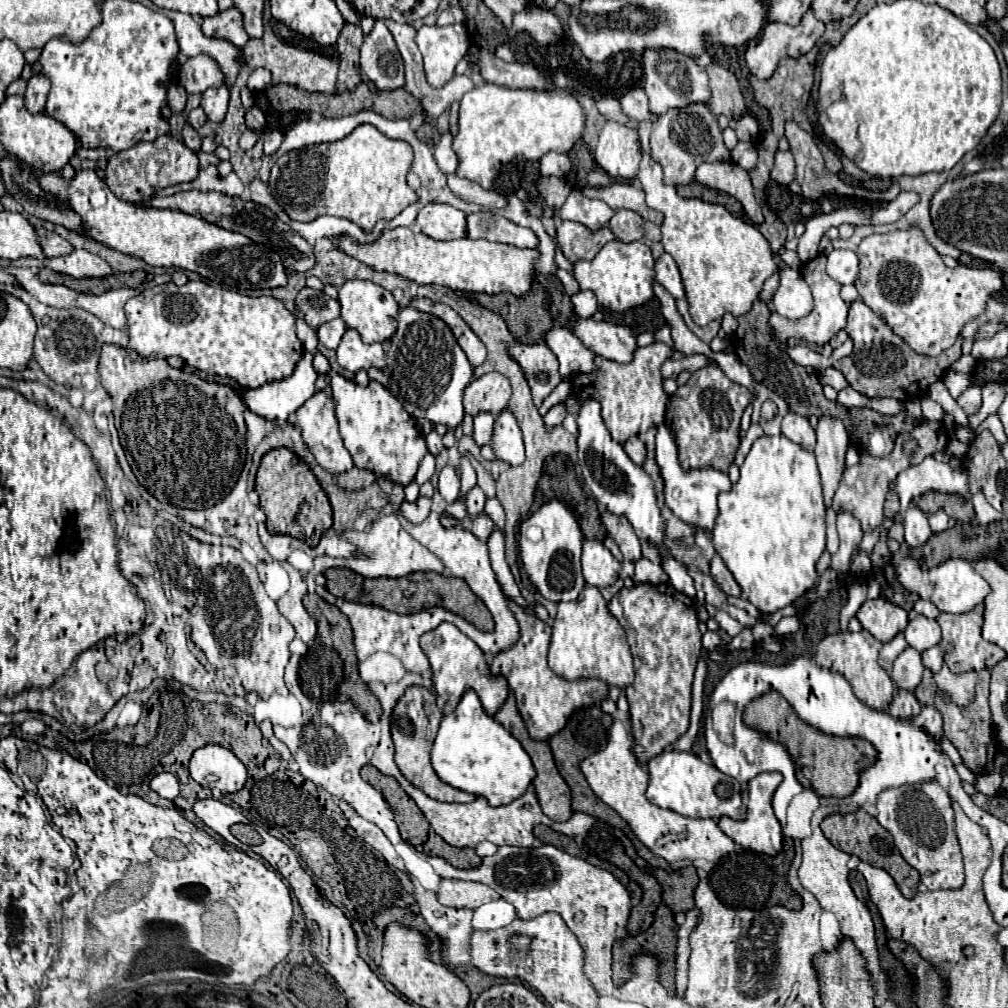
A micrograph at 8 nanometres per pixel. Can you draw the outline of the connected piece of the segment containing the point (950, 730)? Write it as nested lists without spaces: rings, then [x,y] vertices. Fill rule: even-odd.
[[[925,669],[923,673],[923,681],[917,685],[915,689],[915,697],[921,705],[933,705],[935,709],[939,709],[939,713],[943,715],[943,731],[945,737],[957,747],[957,751],[963,757],[963,763],[971,769],[971,771],[981,771],[987,763],[987,745],[993,741],[993,727],[991,727],[991,713],[989,713],[989,671],[981,669],[979,677],[977,677],[977,693],[975,699],[967,705],[967,707],[957,707],[947,693],[939,691],[939,687],[933,681],[933,673],[929,669]]]

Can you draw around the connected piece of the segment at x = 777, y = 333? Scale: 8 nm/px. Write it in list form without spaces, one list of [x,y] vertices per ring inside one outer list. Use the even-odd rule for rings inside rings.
[[[819,255],[819,257],[811,259],[809,263],[805,263],[803,269],[801,269],[803,279],[805,279],[807,285],[811,287],[811,293],[813,293],[813,299],[815,299],[815,307],[813,307],[813,311],[811,311],[807,317],[797,319],[797,321],[789,321],[789,319],[779,317],[777,313],[771,313],[771,317],[769,317],[769,327],[771,327],[771,331],[773,331],[773,339],[775,339],[781,347],[787,343],[789,337],[805,339],[805,341],[817,343],[817,345],[825,345],[825,343],[829,343],[829,339],[831,339],[833,335],[837,335],[841,329],[845,329],[845,323],[847,323],[847,309],[849,309],[849,307],[845,305],[845,301],[843,301],[841,295],[839,295],[841,285],[839,285],[835,279],[831,279],[831,277],[827,275],[825,263],[827,263],[827,257],[825,257],[825,255]]]

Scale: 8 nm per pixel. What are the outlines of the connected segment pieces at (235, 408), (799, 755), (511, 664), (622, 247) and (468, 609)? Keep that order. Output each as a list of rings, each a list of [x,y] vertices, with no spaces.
[[[103,345],[101,349],[101,359],[99,359],[99,375],[101,375],[101,383],[107,389],[107,393],[113,399],[113,415],[115,415],[115,427],[119,431],[119,439],[123,449],[127,449],[131,453],[131,457],[135,459],[137,467],[139,467],[139,483],[161,503],[171,503],[175,507],[181,509],[207,509],[217,505],[217,501],[221,501],[225,495],[229,495],[229,491],[233,489],[233,485],[237,483],[245,459],[247,459],[247,449],[245,449],[245,441],[247,441],[247,429],[245,429],[245,419],[243,419],[243,411],[245,411],[245,403],[241,399],[241,395],[237,395],[231,387],[227,385],[219,385],[219,383],[209,383],[203,381],[201,377],[197,377],[195,373],[189,373],[185,369],[173,369],[169,367],[169,363],[165,359],[131,359],[129,353],[119,347],[119,345]]]
[[[775,691],[765,693],[759,699],[751,701],[751,705],[745,709],[743,719],[747,725],[783,743],[797,763],[796,773],[799,767],[804,776],[810,780],[810,788],[817,791],[817,795],[821,797],[839,797],[839,799],[849,797],[859,785],[859,773],[867,769],[869,765],[873,765],[873,761],[877,759],[877,751],[865,739],[833,737],[833,735],[825,735],[819,729],[807,725],[805,721],[797,717],[793,707]]]
[[[509,601],[509,607],[519,621],[521,639],[509,651],[501,651],[493,659],[491,673],[503,675],[509,681],[509,687],[517,697],[517,707],[519,707],[519,713],[525,721],[529,735],[535,741],[549,741],[553,733],[559,733],[565,727],[565,721],[569,721],[573,711],[589,707],[589,705],[597,705],[603,699],[607,699],[609,687],[605,681],[599,681],[599,679],[589,679],[589,681],[579,683],[579,681],[565,681],[563,677],[555,675],[547,665],[551,627],[543,623],[541,619],[537,619],[535,615],[527,615],[513,601]]]
[[[609,241],[591,261],[577,261],[575,263],[575,279],[579,281],[581,289],[591,289],[599,305],[611,309],[611,311],[627,311],[631,307],[639,307],[647,303],[653,297],[653,279],[655,279],[655,257],[651,249],[641,243],[621,243],[621,241]]]
[[[337,571],[329,573],[329,589],[335,597],[343,597],[347,601],[357,601],[357,603],[369,603],[369,605],[379,605],[389,611],[407,615],[407,613],[417,613],[429,607],[445,607],[447,611],[453,611],[473,623],[481,631],[493,631],[493,617],[487,607],[481,603],[477,605],[477,595],[469,589],[469,585],[463,579],[457,577],[443,577],[439,573],[411,573],[401,579],[361,579],[357,573],[351,571]]]

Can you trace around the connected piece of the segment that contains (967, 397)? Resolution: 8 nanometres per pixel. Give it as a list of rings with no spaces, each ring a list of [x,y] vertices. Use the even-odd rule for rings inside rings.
[[[973,385],[973,387],[967,387],[959,399],[957,399],[957,405],[967,413],[977,413],[979,407],[981,407],[981,387],[979,385]]]

